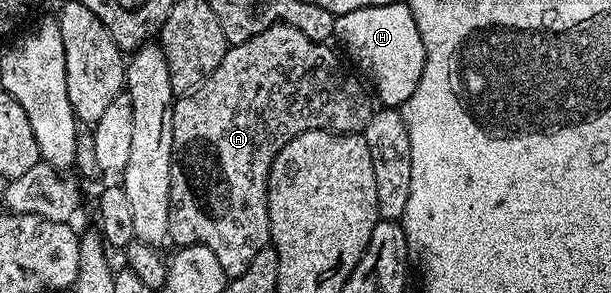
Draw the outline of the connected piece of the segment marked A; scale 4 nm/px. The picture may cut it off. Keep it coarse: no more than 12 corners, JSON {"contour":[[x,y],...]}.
{"contour":[[277,23],[175,98],[168,239],[243,275],[305,131],[365,132],[339,52]]}

